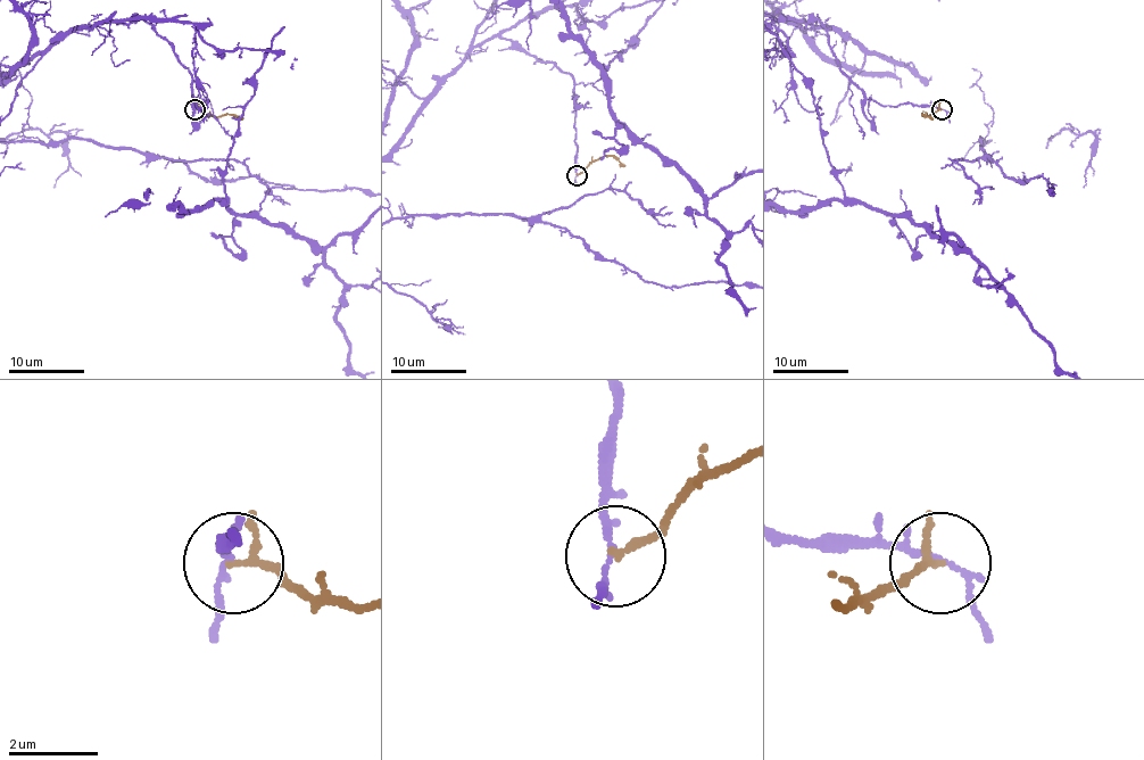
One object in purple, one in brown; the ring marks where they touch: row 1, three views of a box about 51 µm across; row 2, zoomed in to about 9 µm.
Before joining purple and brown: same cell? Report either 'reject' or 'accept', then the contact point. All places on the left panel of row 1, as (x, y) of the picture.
reject; at (195, 109)

